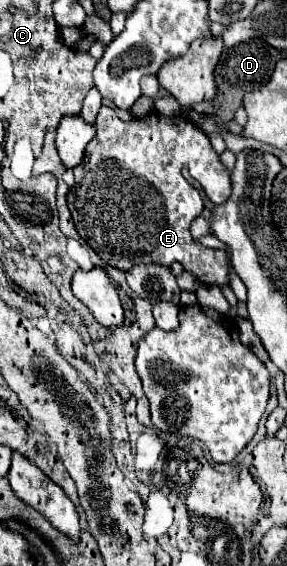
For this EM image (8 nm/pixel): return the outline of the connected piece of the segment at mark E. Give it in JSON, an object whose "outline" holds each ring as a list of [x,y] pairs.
{"outline":[[[101,106],[95,128],[97,134],[89,142],[83,162],[73,170],[75,186],[67,194],[67,204],[79,236],[97,252],[105,264],[113,268],[127,272],[137,264],[169,266],[171,262],[179,262],[187,272],[197,276],[201,284],[227,286],[229,254],[225,250],[205,248],[189,234],[189,224],[203,210],[203,198],[201,192],[183,178],[183,166],[189,168],[191,178],[199,182],[205,196],[211,196],[213,204],[223,204],[231,194],[229,170],[219,162],[207,134],[185,116],[163,116],[151,112],[143,118],[123,122],[115,116],[113,108],[107,106]]]}

